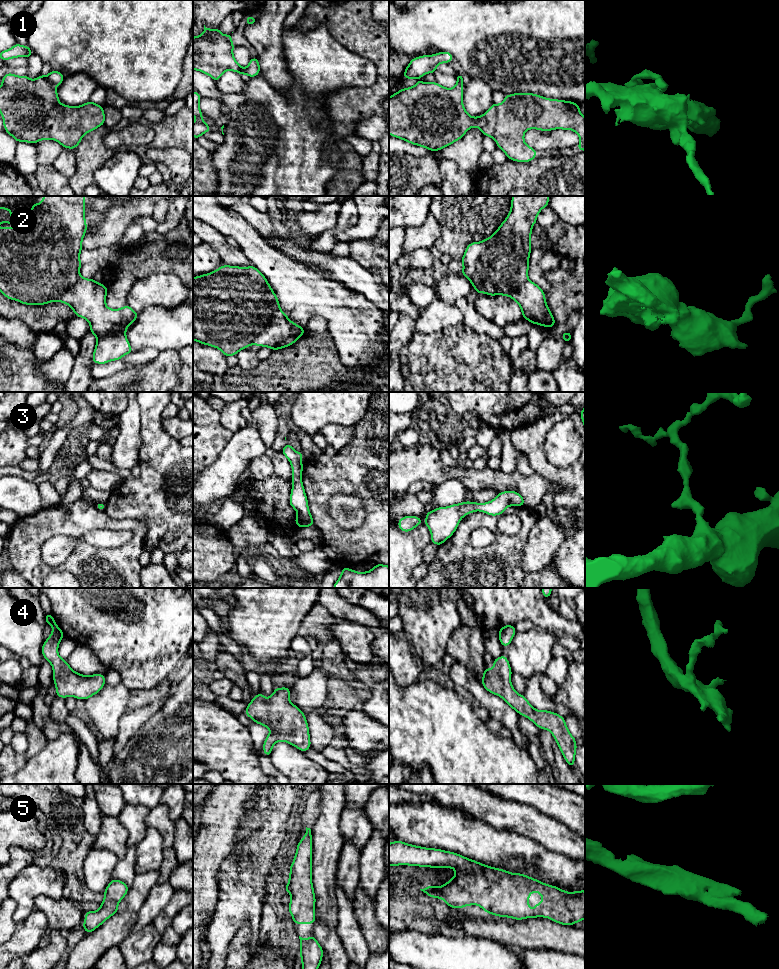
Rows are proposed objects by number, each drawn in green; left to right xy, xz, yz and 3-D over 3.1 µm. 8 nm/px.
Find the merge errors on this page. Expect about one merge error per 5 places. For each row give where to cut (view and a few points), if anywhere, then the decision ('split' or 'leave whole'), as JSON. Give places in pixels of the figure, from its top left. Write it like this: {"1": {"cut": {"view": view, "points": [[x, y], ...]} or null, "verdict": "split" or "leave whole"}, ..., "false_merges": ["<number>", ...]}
{"1": {"cut": {"view": "xy", "points": [[45, 76], [53, 86]]}, "verdict": "split"}, "2": {"cut": {"view": "xz", "points": [[279, 309], [270, 322], [254, 338], [252, 343]]}, "verdict": "split"}, "3": {"cut": null, "verdict": "leave whole"}, "4": {"cut": null, "verdict": "leave whole"}, "5": {"cut": null, "verdict": "leave whole"}, "false_merges": ["1", "2"]}

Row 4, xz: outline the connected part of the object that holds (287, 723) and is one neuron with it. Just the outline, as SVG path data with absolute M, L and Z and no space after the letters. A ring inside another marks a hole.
M275 688L269 698L265 698L260 691L257 696L247 705L244 714L254 720L254 723L263 725L270 729L269 735L263 743L264 755L270 757L273 745L277 742L287 742L302 752L311 748L309 726L303 713L289 700L291 688Z

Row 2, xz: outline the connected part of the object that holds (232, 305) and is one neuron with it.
M222 265L220 268L208 274L203 274L193 278L193 340L204 345L218 348L226 357L235 356L253 344L254 338L258 336L269 324L274 314L280 310L280 303L265 276L253 265L249 267L238 267Z

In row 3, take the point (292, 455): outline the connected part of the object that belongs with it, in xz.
M287 442L281 452L286 456L292 466L291 480L293 482L293 485L289 503L290 506L297 511L295 524L299 528L314 526L313 517L308 507L308 499L306 497L306 493L302 483L302 470L304 466L301 463L301 458L305 455L303 452L298 453Z

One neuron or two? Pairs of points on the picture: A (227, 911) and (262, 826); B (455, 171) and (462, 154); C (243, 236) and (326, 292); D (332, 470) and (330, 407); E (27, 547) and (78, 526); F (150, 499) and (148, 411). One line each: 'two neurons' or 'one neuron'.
A: one neuron
B: two neurons
C: one neuron
D: two neurons
E: one neuron
F: one neuron

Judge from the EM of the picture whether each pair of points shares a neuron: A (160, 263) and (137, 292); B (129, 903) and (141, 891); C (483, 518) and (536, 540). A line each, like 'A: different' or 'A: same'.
A: different
B: same
C: different

